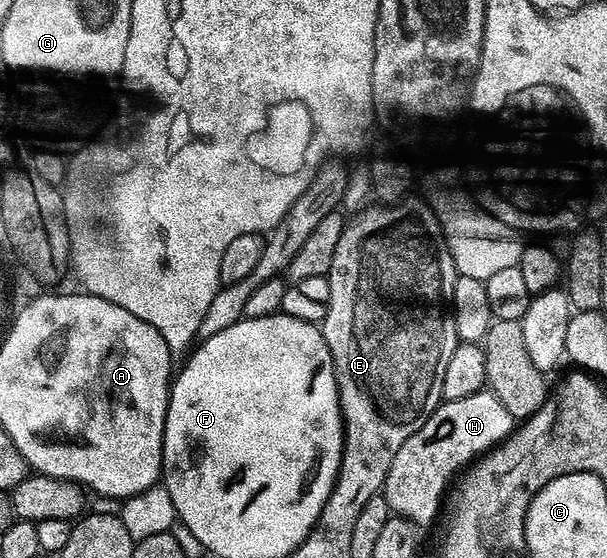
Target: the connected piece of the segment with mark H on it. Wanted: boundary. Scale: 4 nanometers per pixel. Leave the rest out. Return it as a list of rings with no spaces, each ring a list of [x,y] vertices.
[[[490,390],[469,394],[469,398],[460,400],[444,400],[425,426],[421,426],[421,430],[397,450],[393,466],[389,466],[389,474],[383,483],[383,499],[396,517],[403,517],[416,526],[433,523],[439,516],[439,507],[444,507],[443,495],[447,487],[452,487],[461,470],[498,448],[511,436],[516,424],[509,410],[501,406]]]

